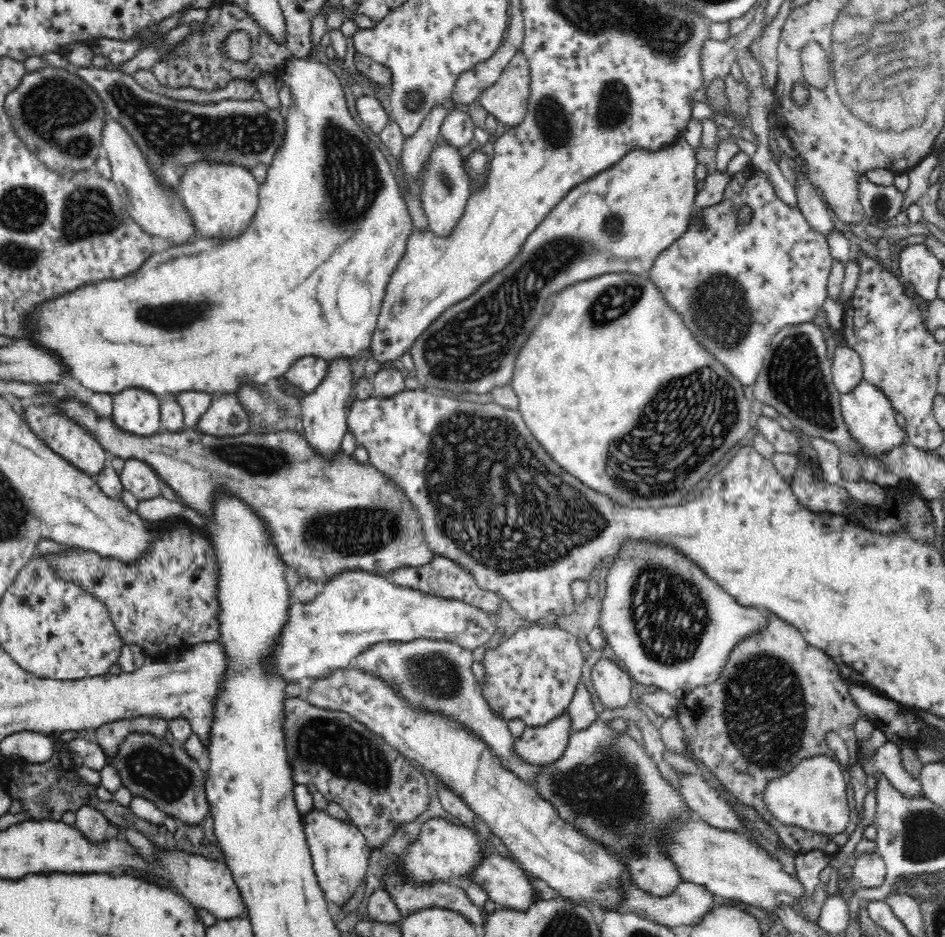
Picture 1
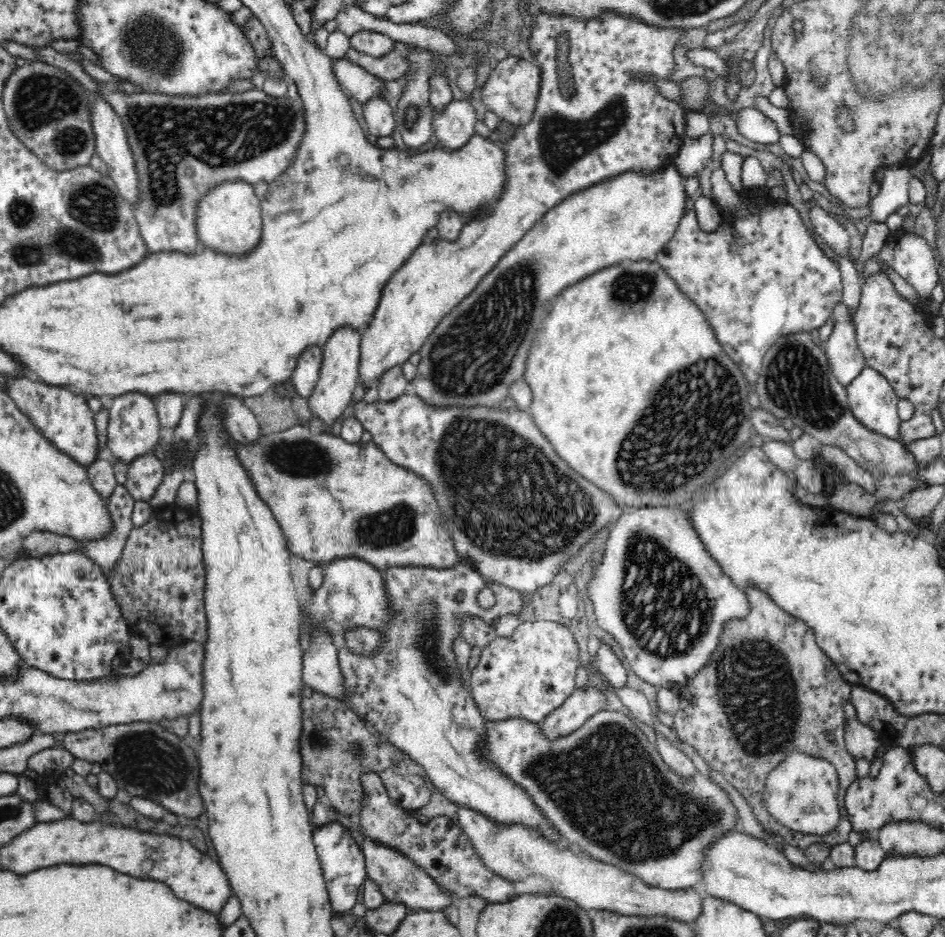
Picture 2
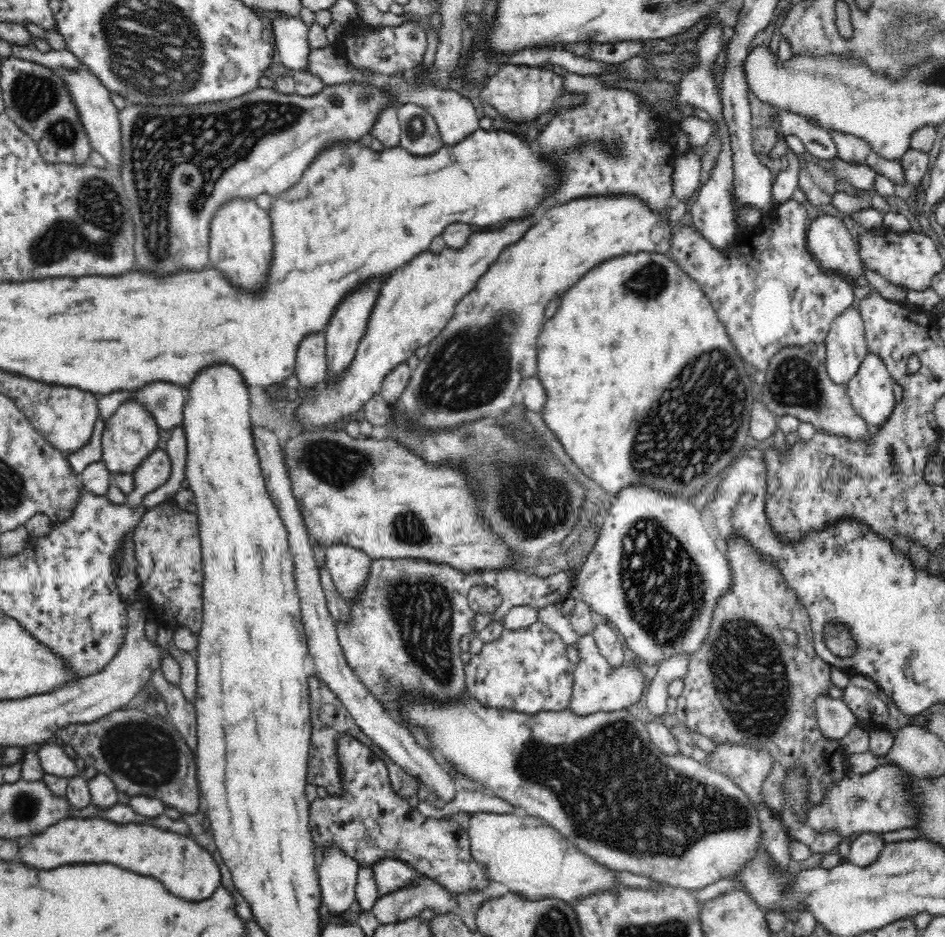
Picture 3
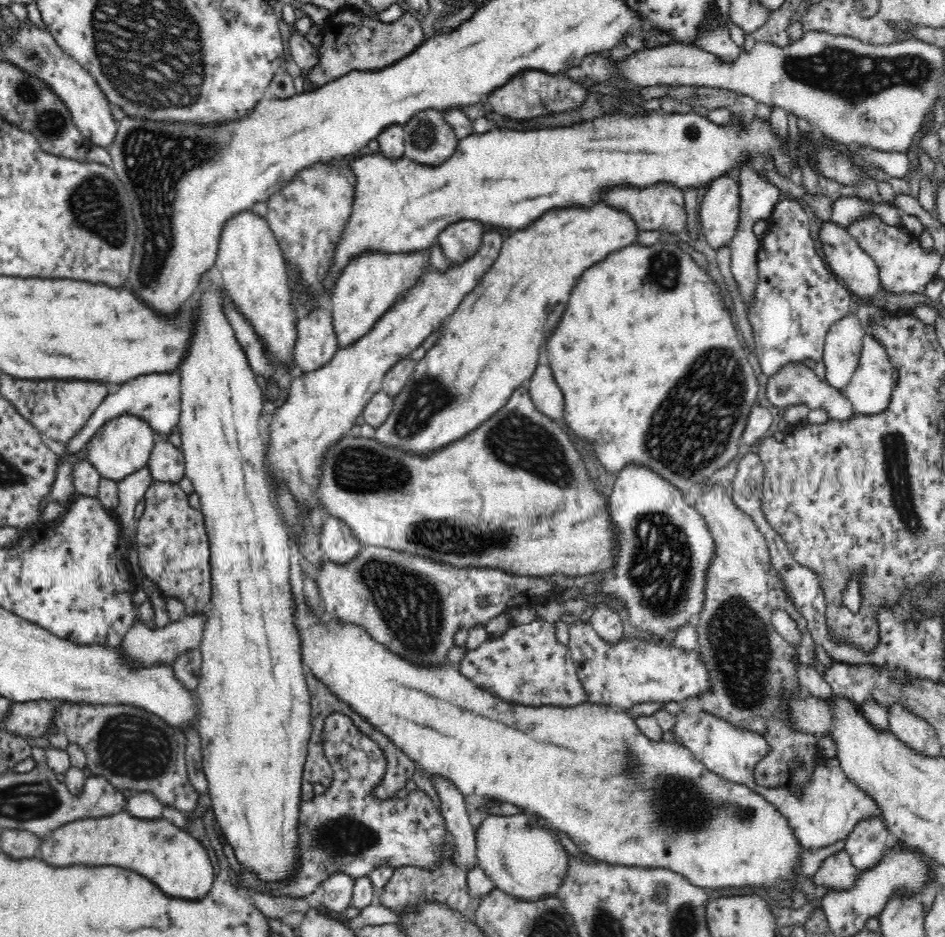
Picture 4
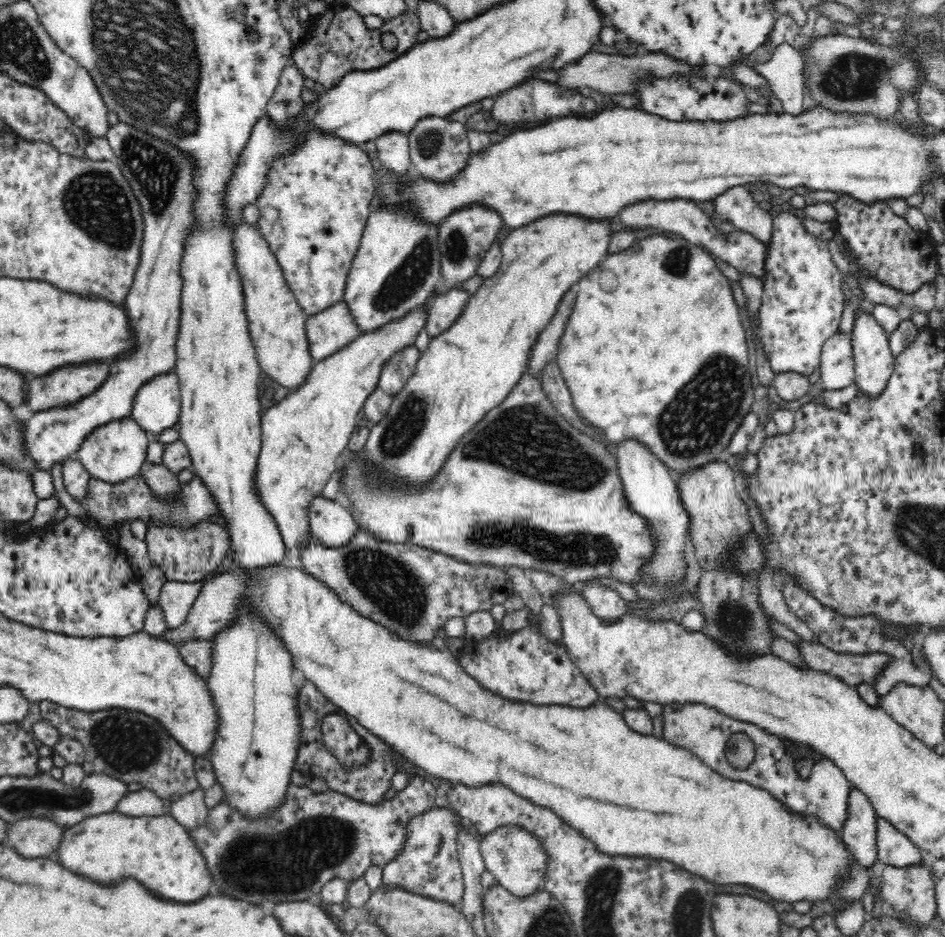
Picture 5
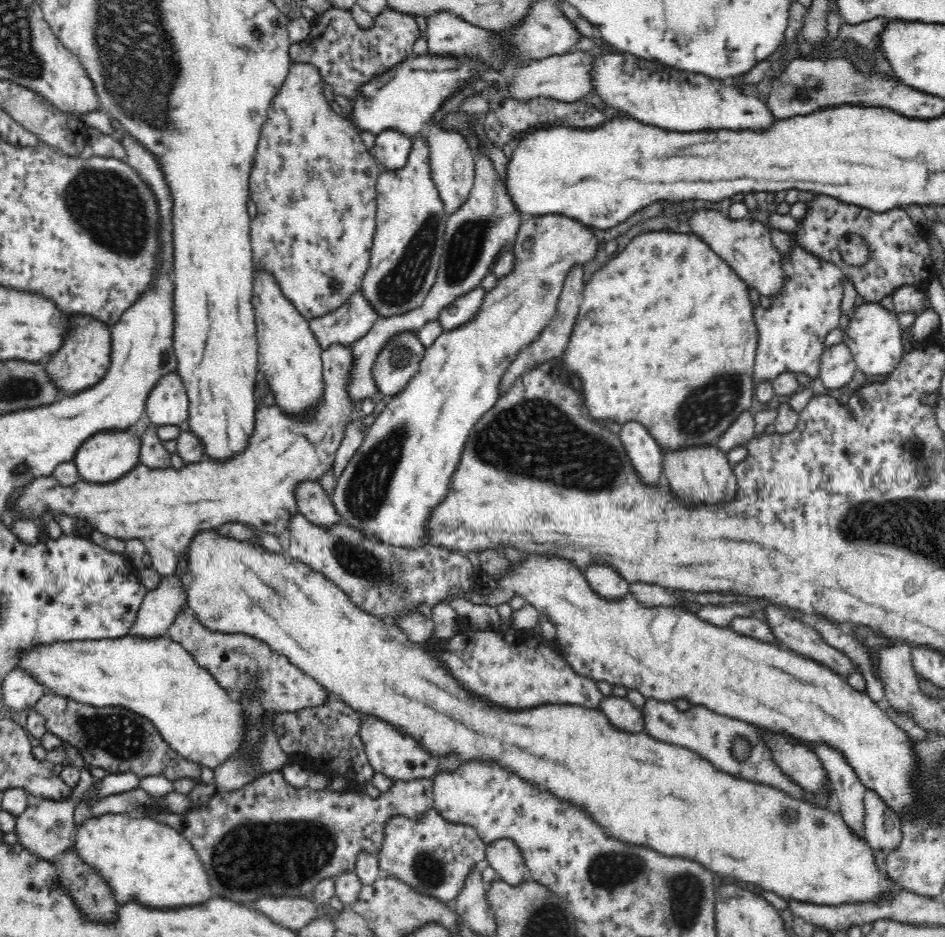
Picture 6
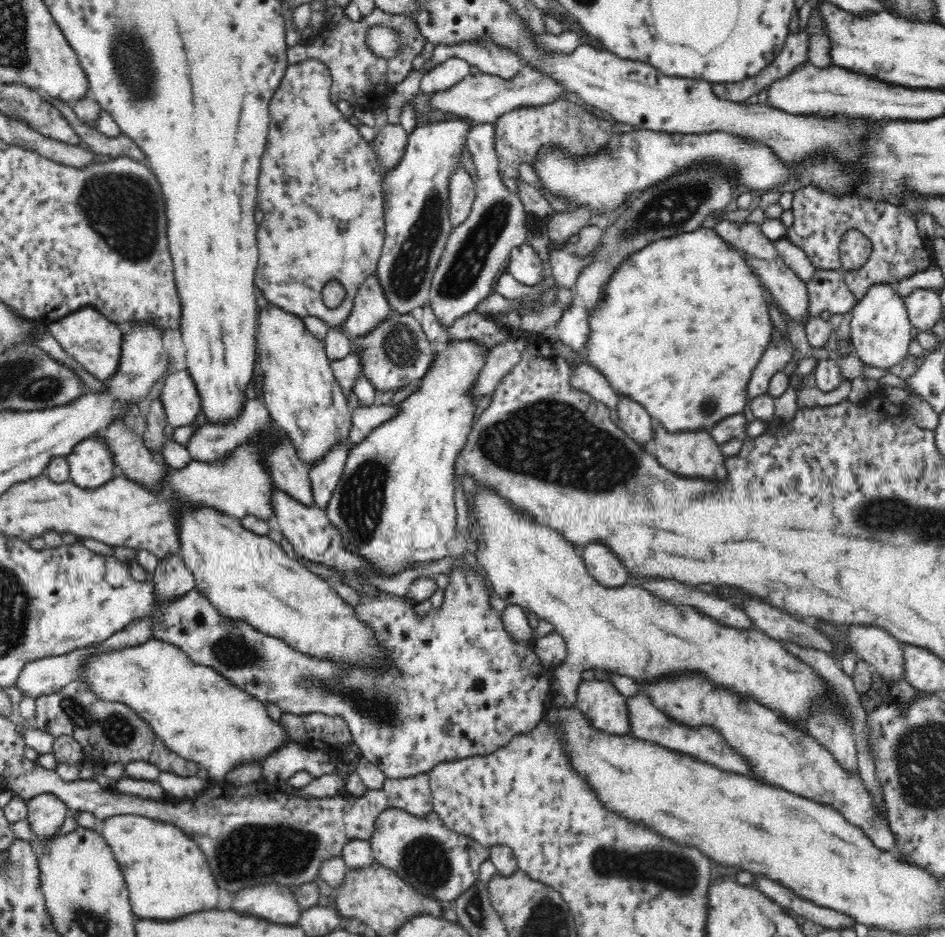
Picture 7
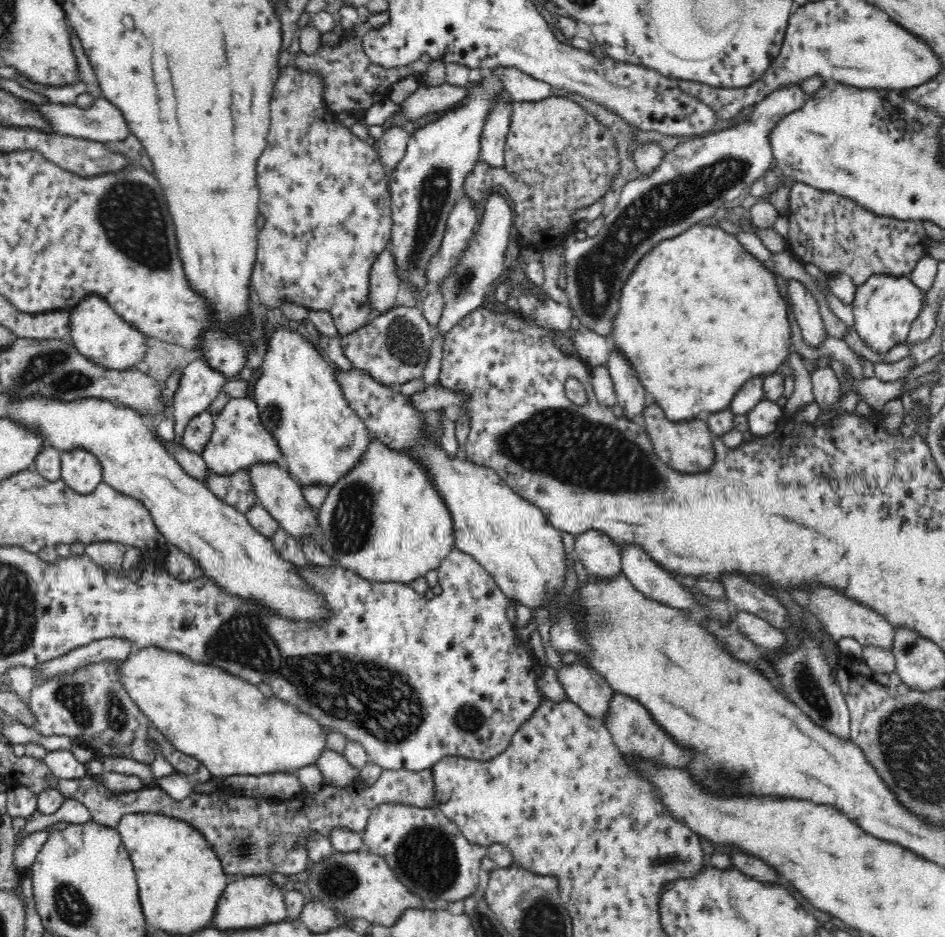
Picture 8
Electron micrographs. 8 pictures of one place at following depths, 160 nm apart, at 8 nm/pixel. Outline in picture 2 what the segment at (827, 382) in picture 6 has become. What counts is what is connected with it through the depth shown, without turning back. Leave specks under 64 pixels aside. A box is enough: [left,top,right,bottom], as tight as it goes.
[822,303,865,387]

